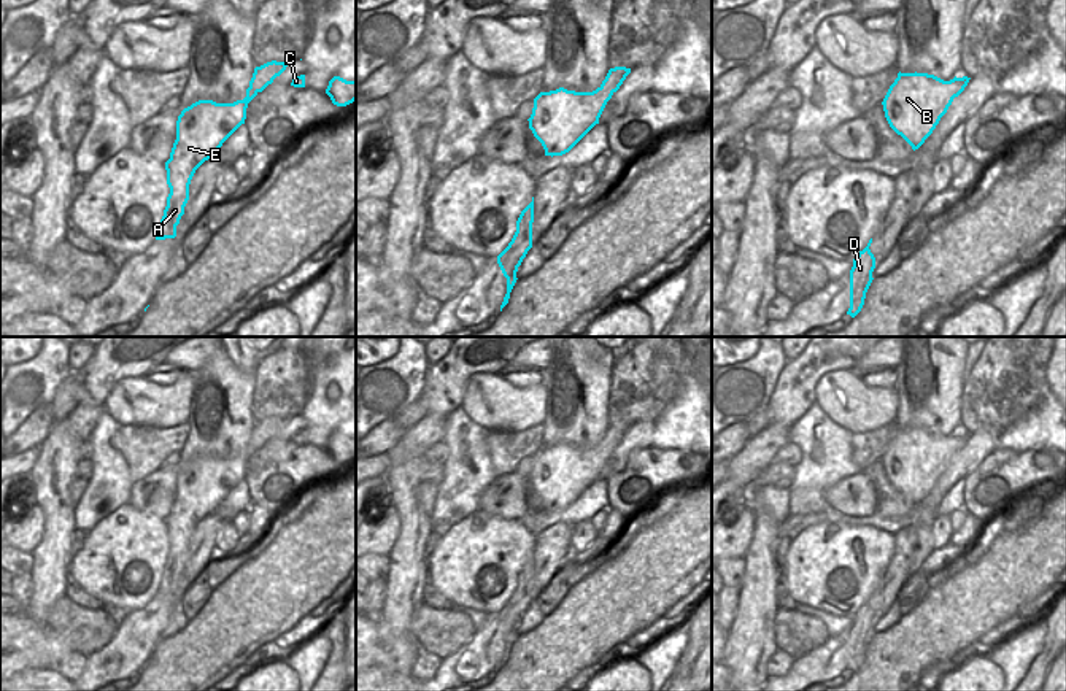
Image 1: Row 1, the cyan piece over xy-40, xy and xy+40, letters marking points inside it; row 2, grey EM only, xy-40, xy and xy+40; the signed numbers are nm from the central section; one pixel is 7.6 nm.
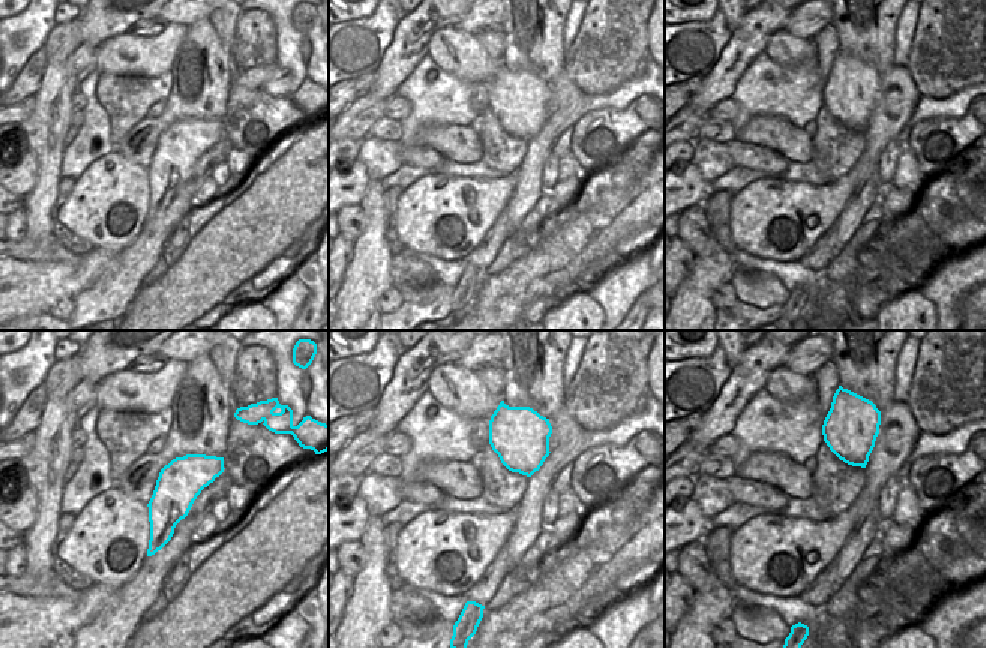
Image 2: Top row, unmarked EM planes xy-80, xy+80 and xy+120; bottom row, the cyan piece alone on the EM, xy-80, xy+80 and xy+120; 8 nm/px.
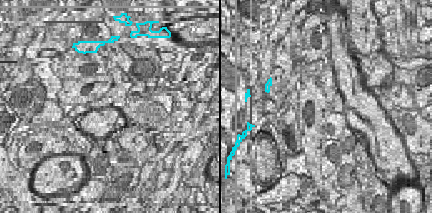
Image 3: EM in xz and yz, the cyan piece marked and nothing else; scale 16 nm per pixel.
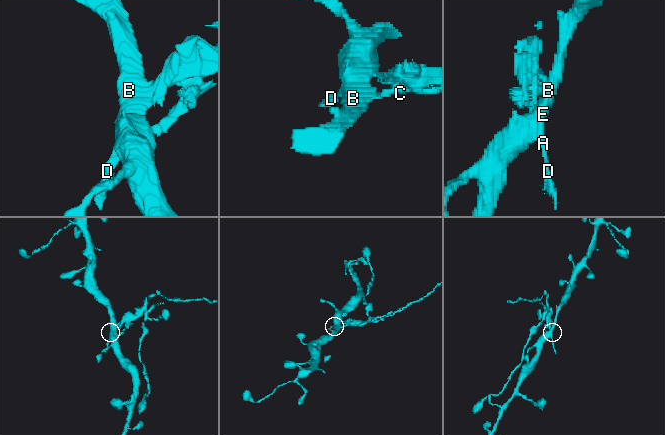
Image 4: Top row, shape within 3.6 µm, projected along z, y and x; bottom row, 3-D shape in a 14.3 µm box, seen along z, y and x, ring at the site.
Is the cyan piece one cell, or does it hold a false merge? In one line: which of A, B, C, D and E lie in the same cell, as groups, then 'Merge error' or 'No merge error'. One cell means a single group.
Groups: A B D E / C. Merge error.

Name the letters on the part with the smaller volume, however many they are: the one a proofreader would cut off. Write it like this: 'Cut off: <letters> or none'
Cut off: C

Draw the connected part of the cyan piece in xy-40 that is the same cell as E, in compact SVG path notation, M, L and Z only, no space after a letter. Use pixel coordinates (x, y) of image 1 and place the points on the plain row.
M248 443L243 456L234 459L199 456L181 467L176 477L176 496L165 518L170 550L156 596L176 593L195 526L214 513L222 499L245 480L248 459L256 451L257 448Z

